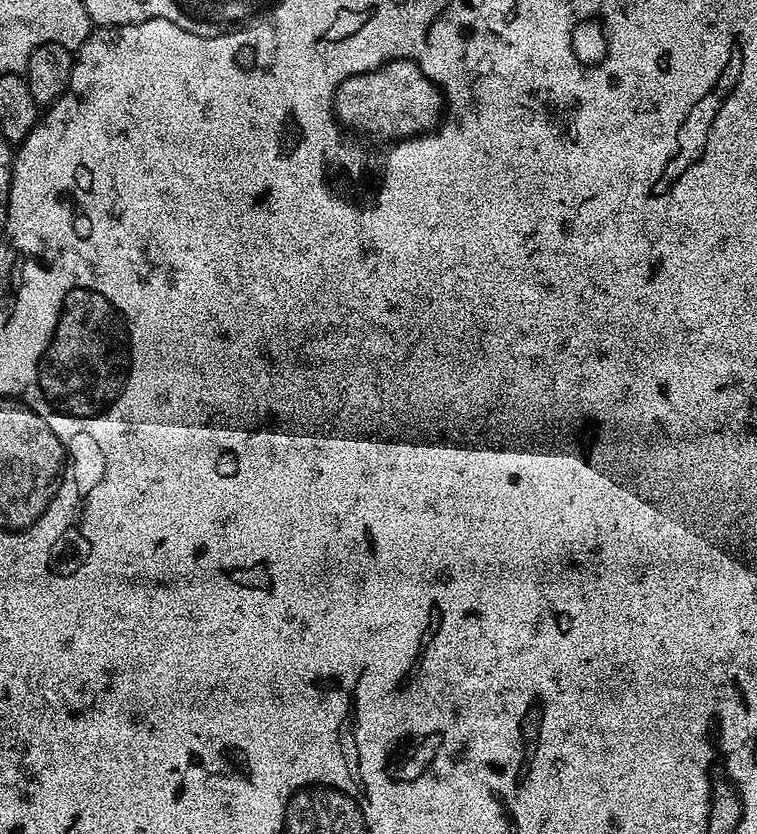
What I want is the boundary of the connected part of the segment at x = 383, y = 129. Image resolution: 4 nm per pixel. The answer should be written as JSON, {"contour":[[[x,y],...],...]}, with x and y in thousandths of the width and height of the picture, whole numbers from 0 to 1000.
{"contour":[[[519,70],[493,86],[474,86],[473,90],[453,96],[444,110],[441,133],[445,145],[456,155],[481,153],[481,158],[497,158],[497,163],[534,163],[534,158],[565,153],[565,149],[576,144],[576,129],[581,129],[581,120],[576,120],[576,114],[580,112],[583,107],[563,94],[563,89],[557,89],[547,73]]]}

